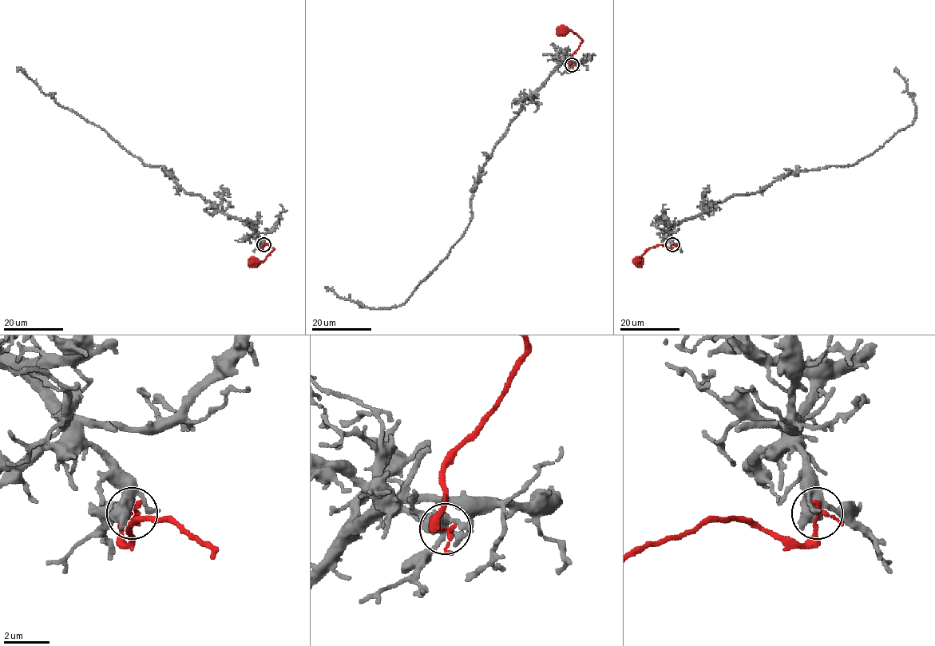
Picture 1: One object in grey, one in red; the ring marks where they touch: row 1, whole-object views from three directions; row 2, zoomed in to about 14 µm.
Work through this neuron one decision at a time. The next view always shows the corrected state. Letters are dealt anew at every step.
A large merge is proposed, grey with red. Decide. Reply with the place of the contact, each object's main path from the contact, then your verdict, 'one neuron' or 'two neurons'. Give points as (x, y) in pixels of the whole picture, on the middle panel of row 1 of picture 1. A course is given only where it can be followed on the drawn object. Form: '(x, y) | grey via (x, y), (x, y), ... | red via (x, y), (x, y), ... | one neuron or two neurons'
(572, 65) | grey via (571, 64), (563, 62), (523, 103), (480, 172), (463, 236), (404, 303), (367, 307), (324, 287) | red via (572, 64), (572, 54), (582, 40), (572, 30), (562, 32) | two neurons

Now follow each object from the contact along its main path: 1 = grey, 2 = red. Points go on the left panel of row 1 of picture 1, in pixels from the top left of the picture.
1: (263, 244), (243, 221), (220, 212), (200, 194), (188, 194), (161, 166), (145, 165), (16, 68)
2: (263, 244), (263, 248), (264, 245), (268, 245), (274, 250), (263, 260), (254, 261)

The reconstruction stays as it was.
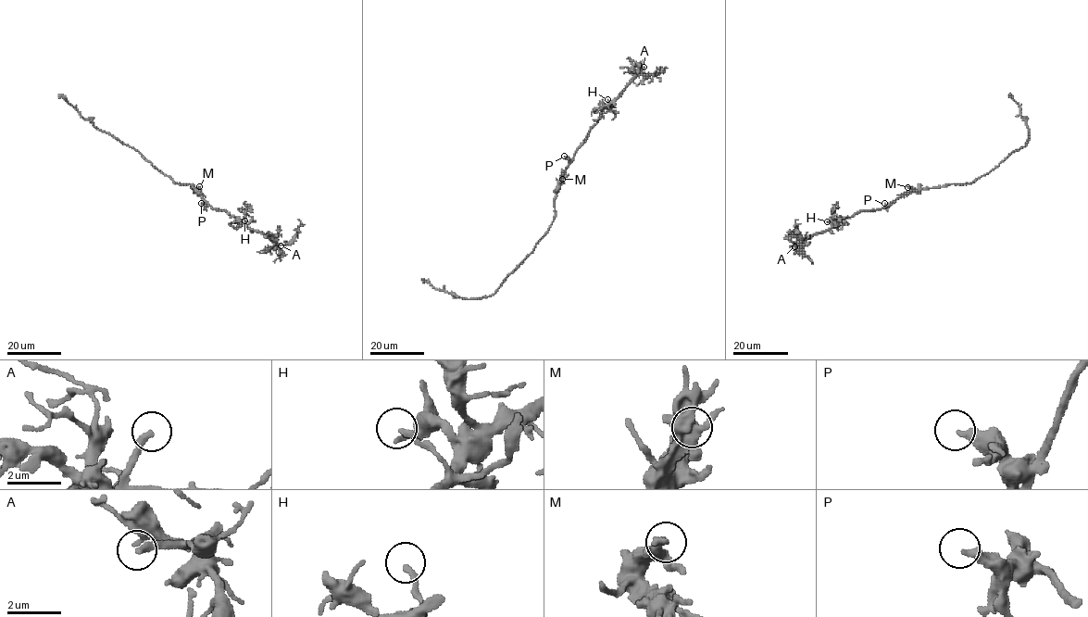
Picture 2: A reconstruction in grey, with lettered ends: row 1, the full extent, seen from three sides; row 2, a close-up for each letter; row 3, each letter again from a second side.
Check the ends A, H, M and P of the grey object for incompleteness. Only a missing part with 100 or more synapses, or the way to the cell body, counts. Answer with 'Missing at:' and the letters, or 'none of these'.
Missing at: A

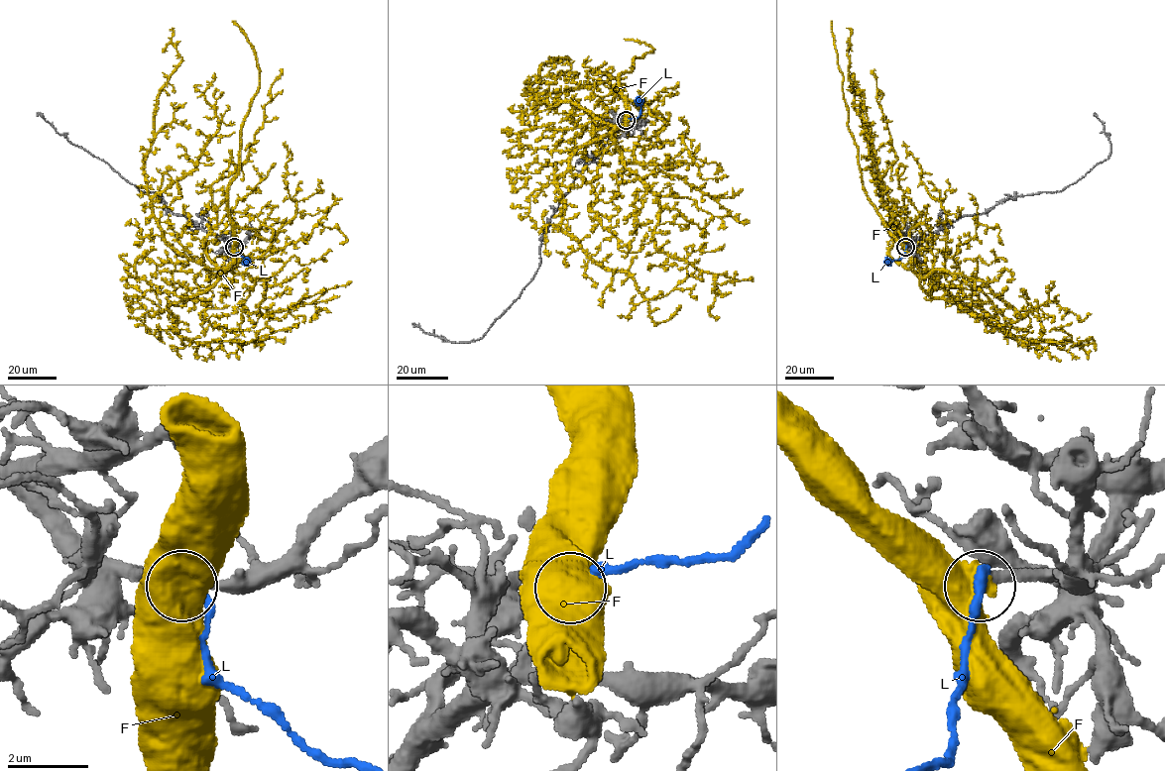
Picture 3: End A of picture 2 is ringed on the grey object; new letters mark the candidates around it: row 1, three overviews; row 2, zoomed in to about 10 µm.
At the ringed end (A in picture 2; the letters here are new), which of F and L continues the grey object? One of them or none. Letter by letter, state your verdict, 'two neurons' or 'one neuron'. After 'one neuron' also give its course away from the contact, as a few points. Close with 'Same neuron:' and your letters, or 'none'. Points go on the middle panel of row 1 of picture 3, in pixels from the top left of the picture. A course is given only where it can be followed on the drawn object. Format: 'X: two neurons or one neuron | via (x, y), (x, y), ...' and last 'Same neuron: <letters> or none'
F: two neurons
L: two neurons
Same neuron: none

